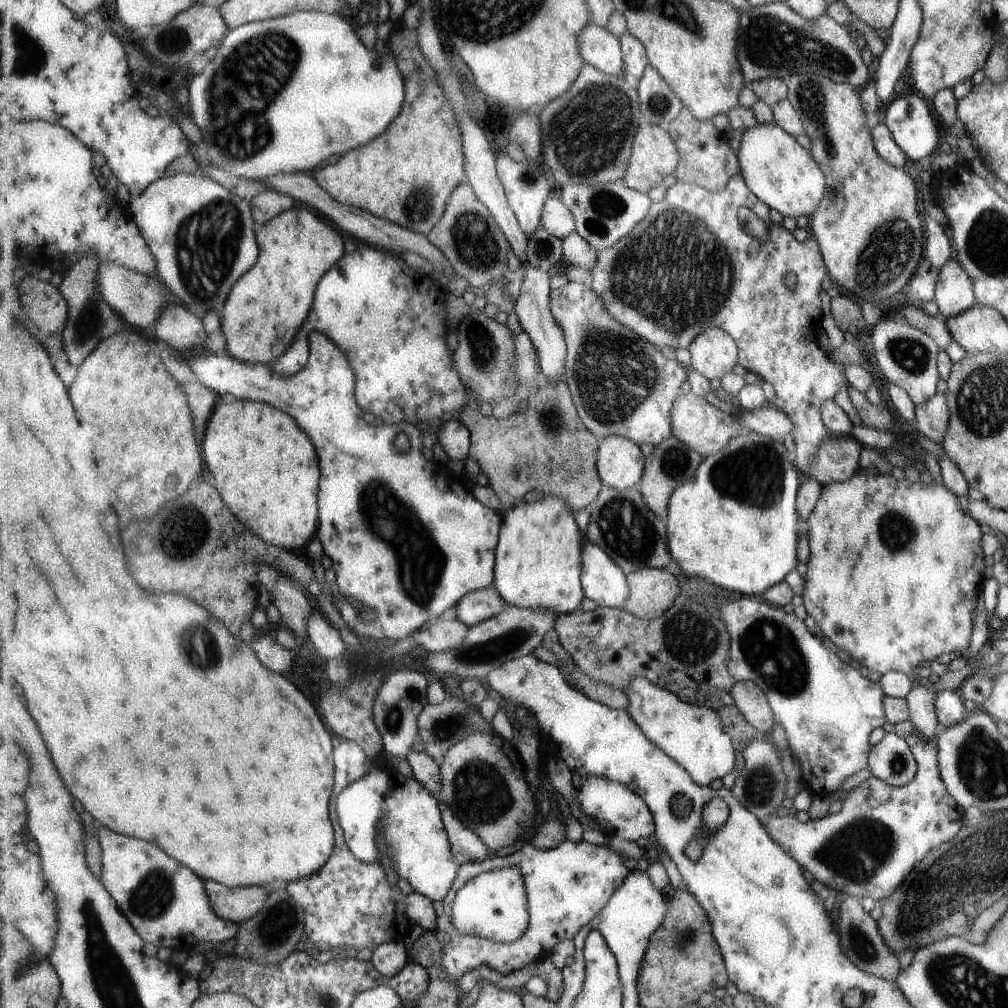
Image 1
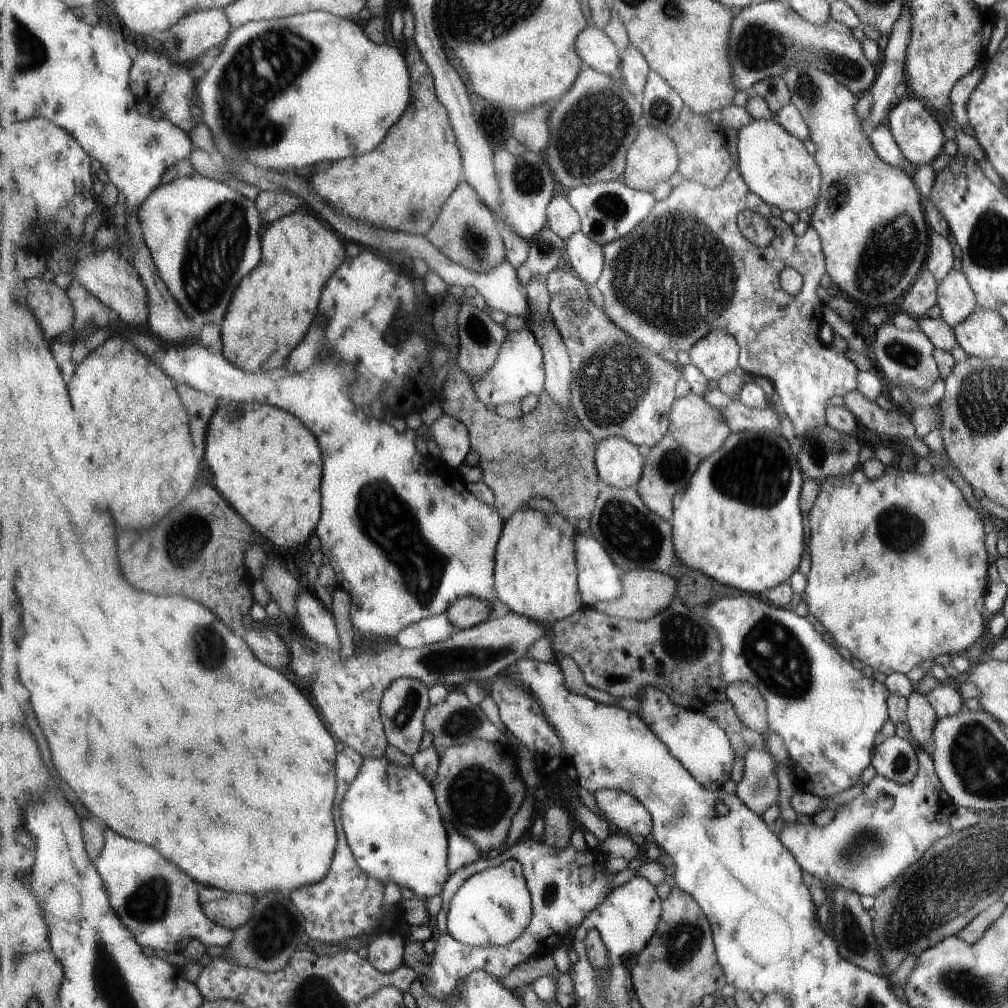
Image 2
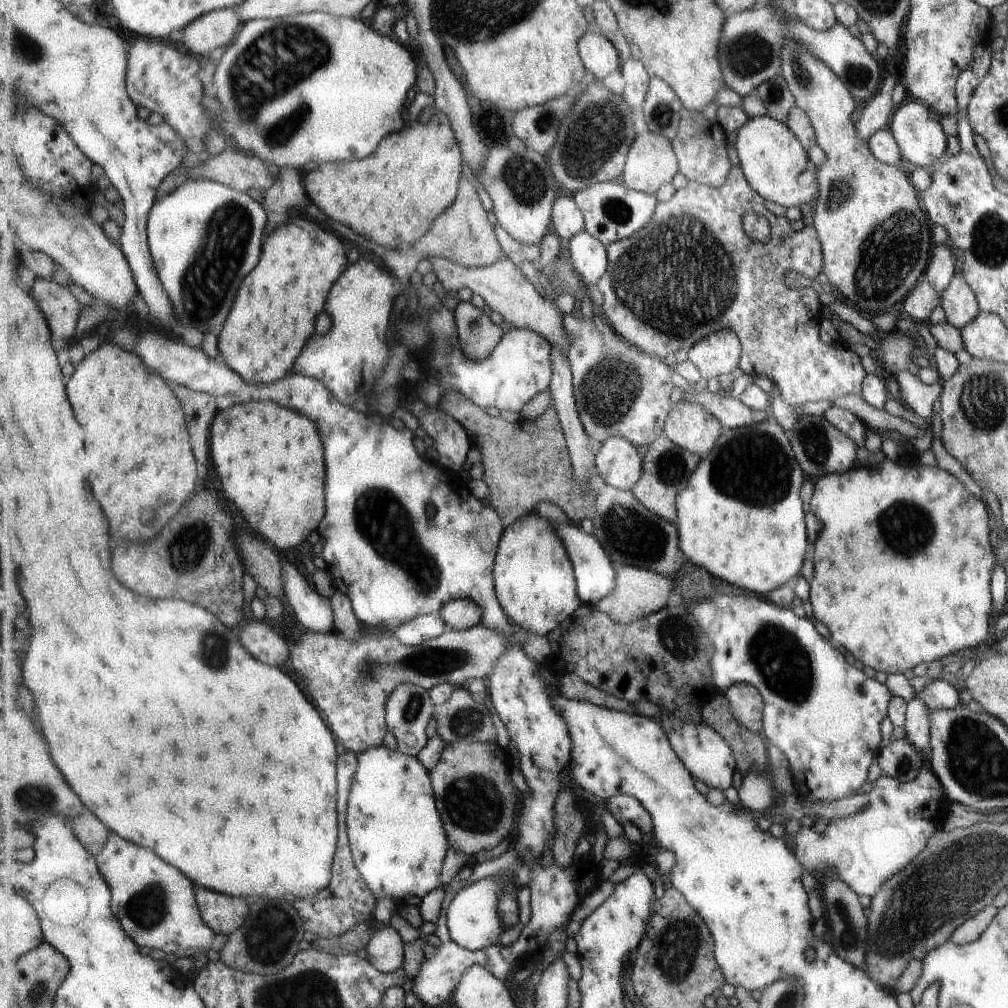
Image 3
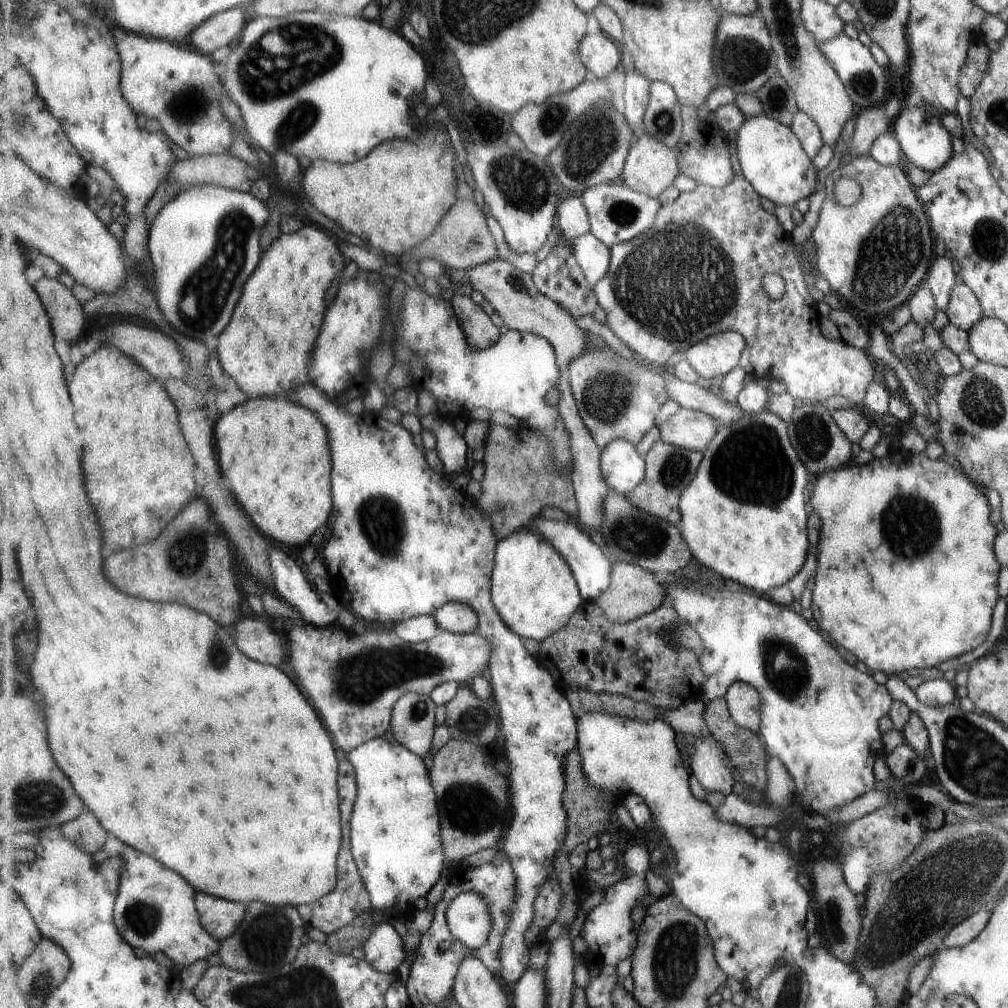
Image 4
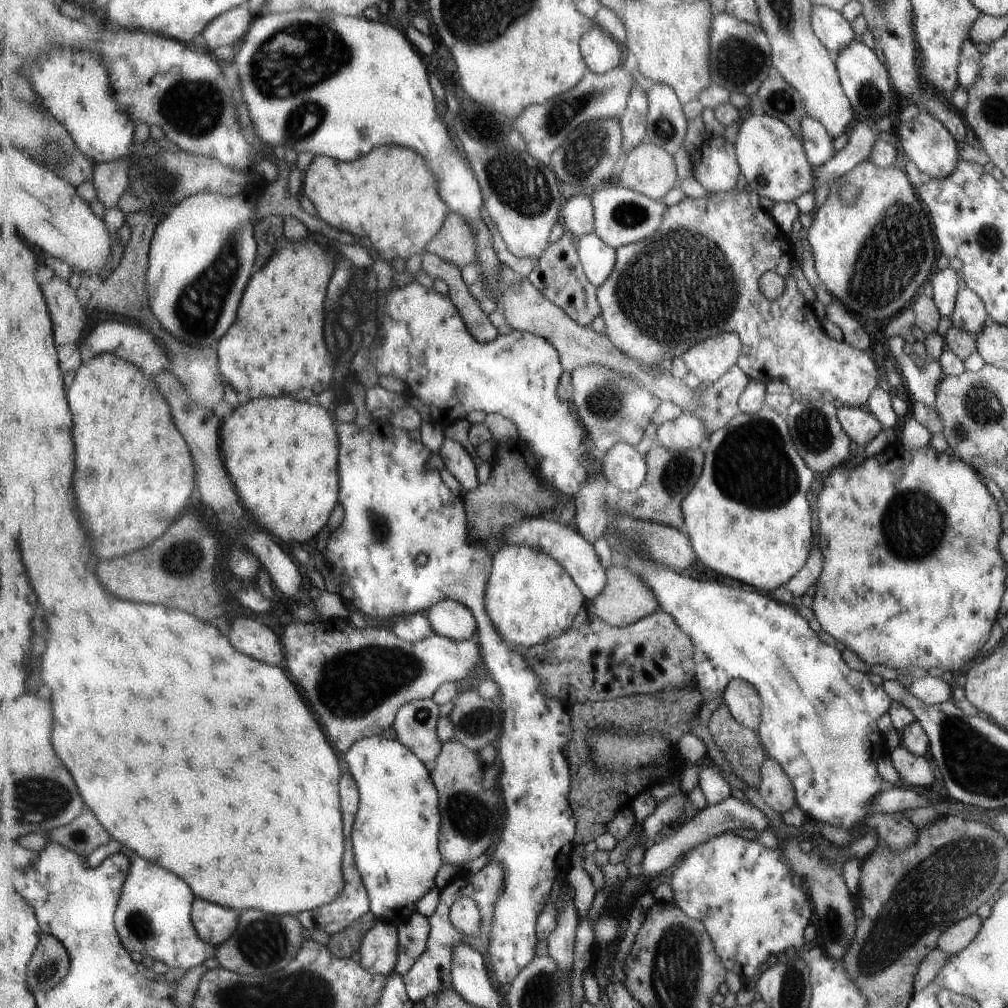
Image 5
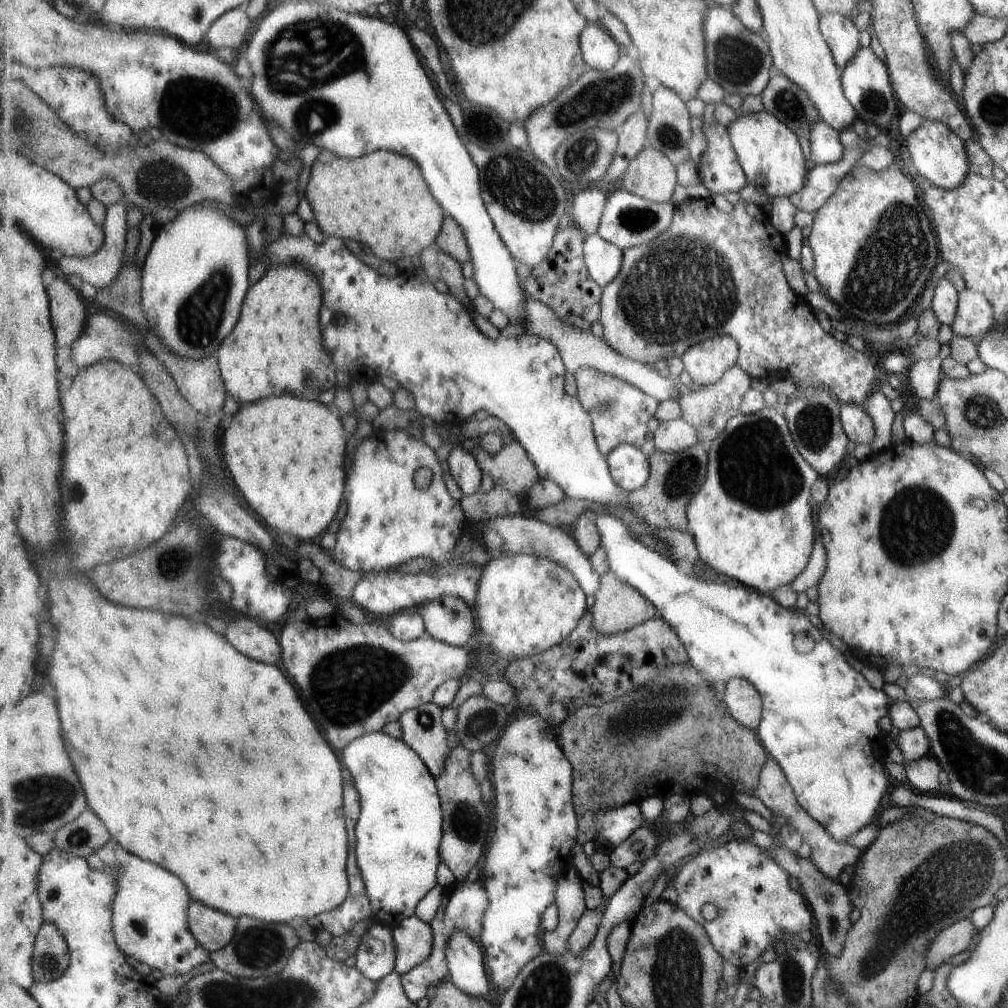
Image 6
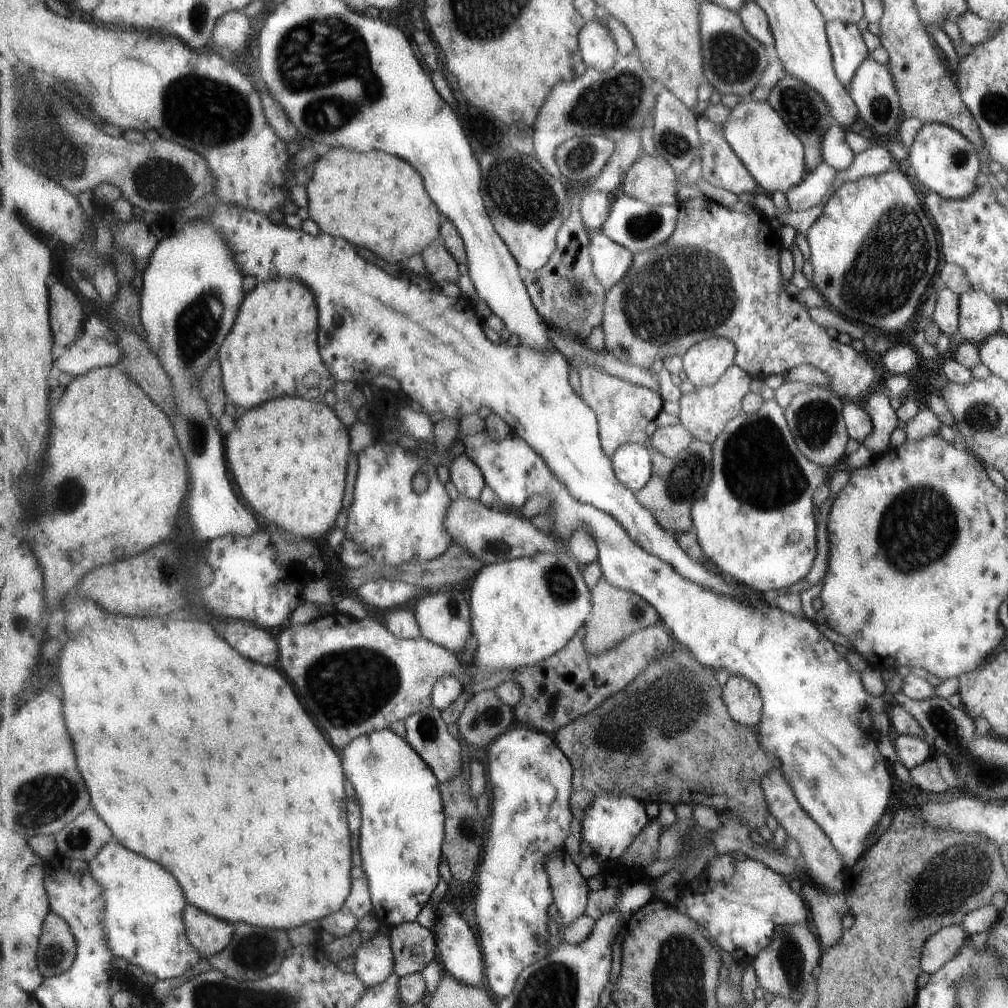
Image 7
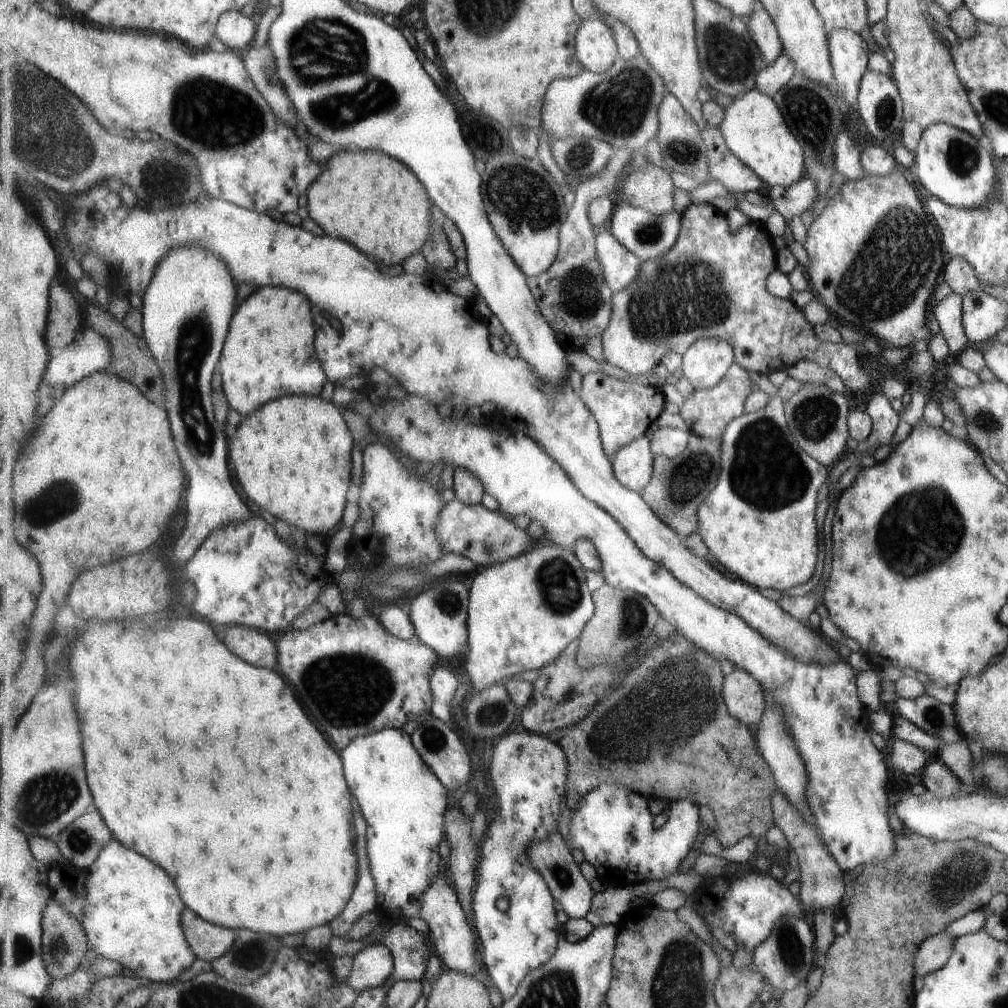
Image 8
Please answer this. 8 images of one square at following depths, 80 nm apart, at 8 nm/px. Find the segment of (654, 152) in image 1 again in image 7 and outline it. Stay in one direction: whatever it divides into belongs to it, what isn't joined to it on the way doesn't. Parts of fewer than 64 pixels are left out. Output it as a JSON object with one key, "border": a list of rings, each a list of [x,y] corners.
{"border":[[[643,152],[640,159],[633,164],[625,175],[620,192],[646,202],[649,206],[665,206],[678,203],[677,190],[679,188],[674,166],[661,155],[649,155]]]}

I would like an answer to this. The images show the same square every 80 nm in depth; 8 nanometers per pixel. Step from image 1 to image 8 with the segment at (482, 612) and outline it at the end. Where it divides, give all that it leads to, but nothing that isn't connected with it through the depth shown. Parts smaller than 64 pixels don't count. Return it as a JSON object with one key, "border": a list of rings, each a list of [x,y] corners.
{"border":[[[439,580],[434,583],[433,588],[417,596],[410,604],[410,617],[412,618],[415,630],[416,640],[424,642],[440,655],[444,662],[448,658],[453,658],[461,652],[461,648],[469,643],[468,629],[468,604],[470,599],[470,581],[465,582],[457,580]]]}

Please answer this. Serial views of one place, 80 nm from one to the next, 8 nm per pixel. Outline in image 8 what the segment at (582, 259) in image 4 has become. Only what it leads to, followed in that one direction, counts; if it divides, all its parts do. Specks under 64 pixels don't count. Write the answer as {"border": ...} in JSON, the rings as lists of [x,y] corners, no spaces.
{"border":[[[607,227],[597,230],[596,249],[605,280],[615,292],[627,288],[637,278],[643,261],[621,244]]]}

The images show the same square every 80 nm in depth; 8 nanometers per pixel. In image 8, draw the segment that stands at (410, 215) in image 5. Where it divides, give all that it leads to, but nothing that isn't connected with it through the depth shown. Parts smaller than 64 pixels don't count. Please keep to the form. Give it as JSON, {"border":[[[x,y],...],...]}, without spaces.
{"border":[[[355,148],[337,153],[324,165],[321,178],[309,187],[307,210],[311,218],[335,238],[345,238],[353,242],[359,250],[369,256],[377,256],[382,262],[395,266],[403,264],[409,256],[422,252],[425,243],[432,237],[434,228],[431,208],[433,201],[421,179],[404,163],[381,151],[359,151]]]}

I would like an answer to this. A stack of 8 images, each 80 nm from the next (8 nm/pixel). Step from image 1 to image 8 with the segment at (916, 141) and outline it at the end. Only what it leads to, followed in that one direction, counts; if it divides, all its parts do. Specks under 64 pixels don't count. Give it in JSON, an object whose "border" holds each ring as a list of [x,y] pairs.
{"border":[[[945,123],[929,125],[921,131],[912,155],[912,171],[917,182],[932,197],[949,206],[970,209],[982,205],[991,196],[997,197],[999,174],[991,165],[991,152],[965,131]]]}

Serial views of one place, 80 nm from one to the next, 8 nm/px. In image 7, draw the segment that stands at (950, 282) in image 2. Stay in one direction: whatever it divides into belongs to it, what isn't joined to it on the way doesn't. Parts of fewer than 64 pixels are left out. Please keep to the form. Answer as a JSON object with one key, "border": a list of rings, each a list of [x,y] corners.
{"border":[[[965,291],[958,296],[958,325],[954,339],[980,344],[1000,330],[1000,310],[986,294]]]}

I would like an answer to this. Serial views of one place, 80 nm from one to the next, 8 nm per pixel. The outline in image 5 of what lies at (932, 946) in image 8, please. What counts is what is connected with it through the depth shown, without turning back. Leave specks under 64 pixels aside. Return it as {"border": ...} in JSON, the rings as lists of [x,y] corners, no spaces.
{"border":[[[975,913],[962,918],[940,934],[936,942],[936,948],[946,955],[956,953],[958,950],[965,948],[976,937],[978,930],[981,928],[981,923],[980,916]]]}

